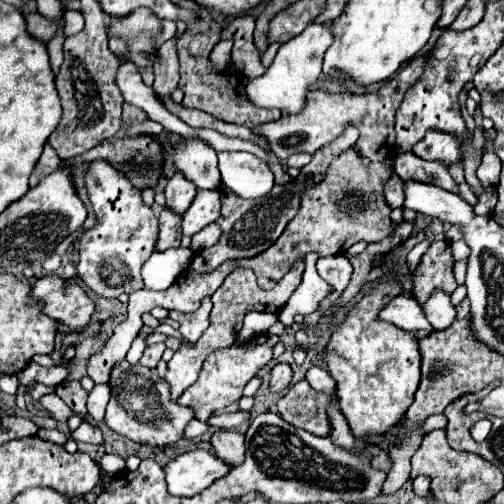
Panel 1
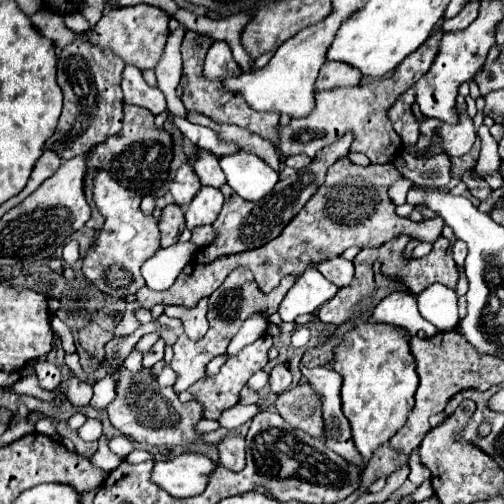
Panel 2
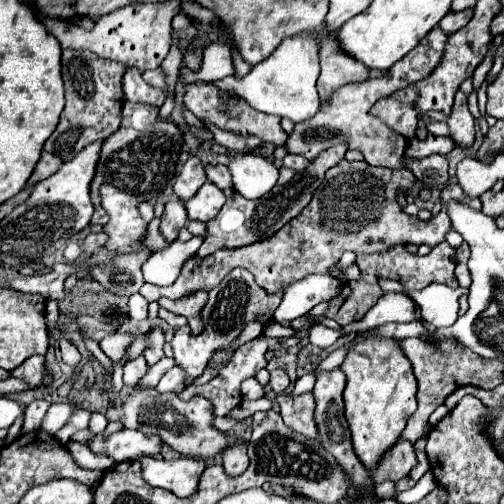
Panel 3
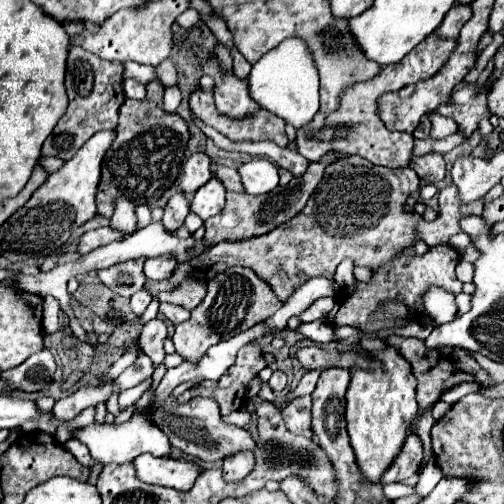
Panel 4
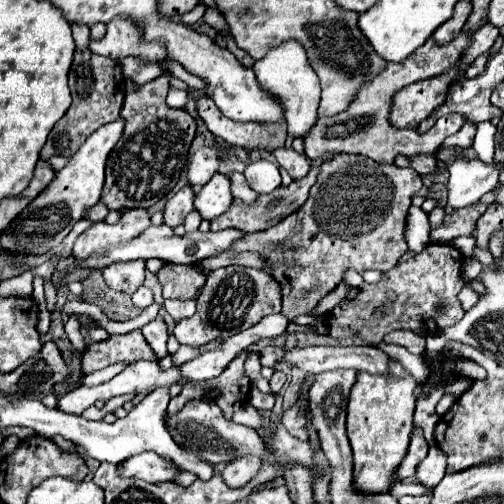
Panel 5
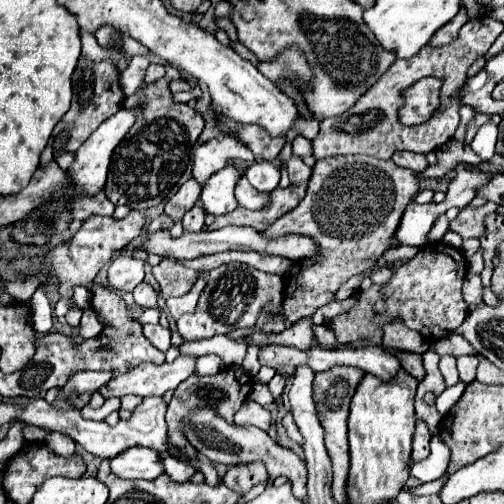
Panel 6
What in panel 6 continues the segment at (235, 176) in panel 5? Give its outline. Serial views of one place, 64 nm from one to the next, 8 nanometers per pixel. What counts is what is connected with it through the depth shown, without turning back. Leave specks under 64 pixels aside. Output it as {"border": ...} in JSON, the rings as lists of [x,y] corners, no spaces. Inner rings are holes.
{"border":[[[242,176],[236,186],[236,200],[240,206],[244,206],[248,210],[264,210],[270,204],[270,192],[258,192]]]}

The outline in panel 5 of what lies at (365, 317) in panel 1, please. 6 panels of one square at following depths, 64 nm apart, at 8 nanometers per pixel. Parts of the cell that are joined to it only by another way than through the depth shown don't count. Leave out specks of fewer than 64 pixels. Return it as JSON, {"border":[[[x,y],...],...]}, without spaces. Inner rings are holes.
{"border":[[[390,360],[388,376],[358,372],[348,400],[348,438],[354,452],[354,488],[364,496],[390,492],[392,486],[400,482],[396,470],[408,452],[410,434],[414,430],[412,416],[416,406],[416,386],[418,384],[410,372],[406,372],[396,360]]]}

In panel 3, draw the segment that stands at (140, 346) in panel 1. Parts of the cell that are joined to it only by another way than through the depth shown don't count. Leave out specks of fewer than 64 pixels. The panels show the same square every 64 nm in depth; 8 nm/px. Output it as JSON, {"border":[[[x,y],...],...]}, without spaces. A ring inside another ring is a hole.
{"border":[[[138,356],[136,360],[128,362],[124,366],[124,386],[126,388],[132,388],[138,384],[138,380],[148,372],[148,364],[144,360],[144,356]]]}

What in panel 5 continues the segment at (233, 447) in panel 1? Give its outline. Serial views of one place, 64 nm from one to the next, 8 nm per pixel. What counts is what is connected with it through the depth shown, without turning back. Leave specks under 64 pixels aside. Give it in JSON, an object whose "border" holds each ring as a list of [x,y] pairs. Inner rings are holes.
{"border":[[[246,456],[244,460],[232,460],[224,466],[222,478],[230,488],[242,488],[258,476],[260,466],[262,466],[262,462],[256,460],[254,456]]]}

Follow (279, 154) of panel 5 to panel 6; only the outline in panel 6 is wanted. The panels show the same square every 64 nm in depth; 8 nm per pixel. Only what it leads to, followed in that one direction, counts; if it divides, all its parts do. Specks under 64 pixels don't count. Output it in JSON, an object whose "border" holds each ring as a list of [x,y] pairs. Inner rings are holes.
{"border":[[[292,156],[292,158],[288,160],[288,176],[290,176],[290,182],[292,182],[292,184],[308,182],[308,178],[310,178],[310,168],[308,168],[298,156]]]}

